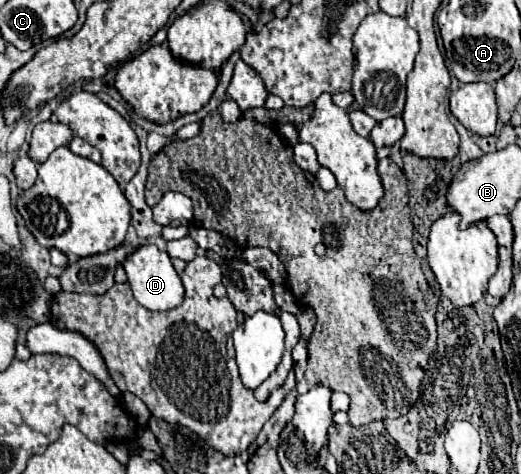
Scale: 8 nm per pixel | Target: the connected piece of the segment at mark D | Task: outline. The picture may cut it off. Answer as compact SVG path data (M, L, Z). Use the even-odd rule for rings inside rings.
M141 245L125 257L123 267L125 267L125 273L127 273L135 299L149 311L169 311L169 309L175 309L177 305L181 305L183 285L181 285L177 271L173 269L171 257L165 251L159 251L155 245Z

